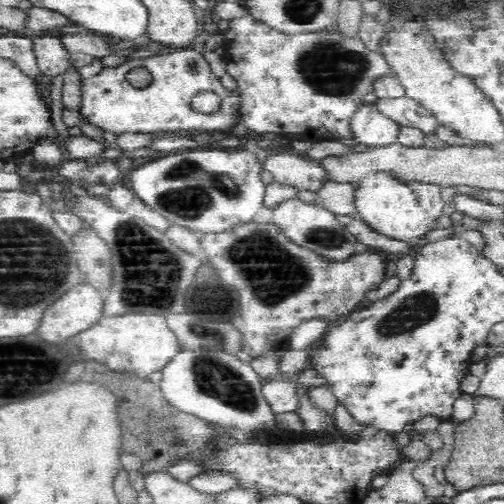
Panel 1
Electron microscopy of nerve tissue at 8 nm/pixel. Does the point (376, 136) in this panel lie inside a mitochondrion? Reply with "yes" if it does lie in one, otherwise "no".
no

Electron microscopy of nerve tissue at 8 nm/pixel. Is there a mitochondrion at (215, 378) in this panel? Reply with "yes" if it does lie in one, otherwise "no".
yes

